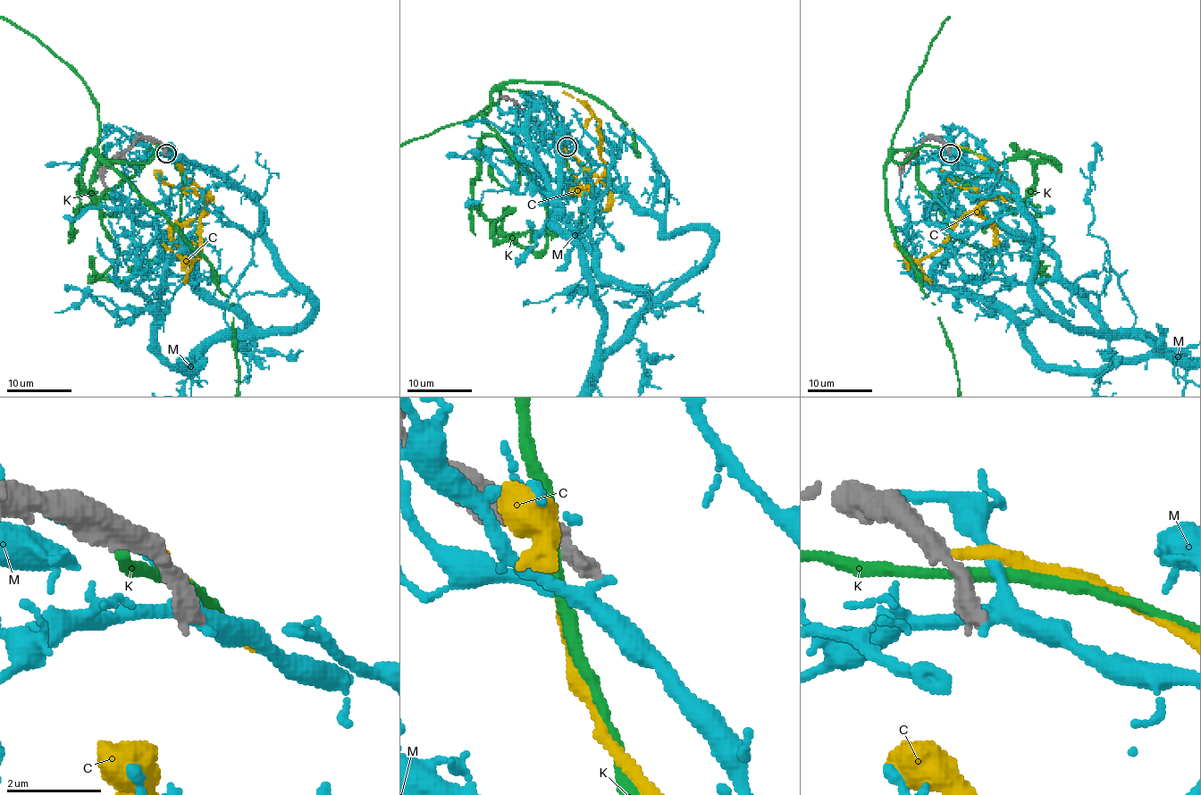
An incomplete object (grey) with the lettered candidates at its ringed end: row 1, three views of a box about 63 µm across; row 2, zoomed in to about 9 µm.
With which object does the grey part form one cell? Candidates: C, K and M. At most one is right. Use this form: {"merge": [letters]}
{"merge": []}

